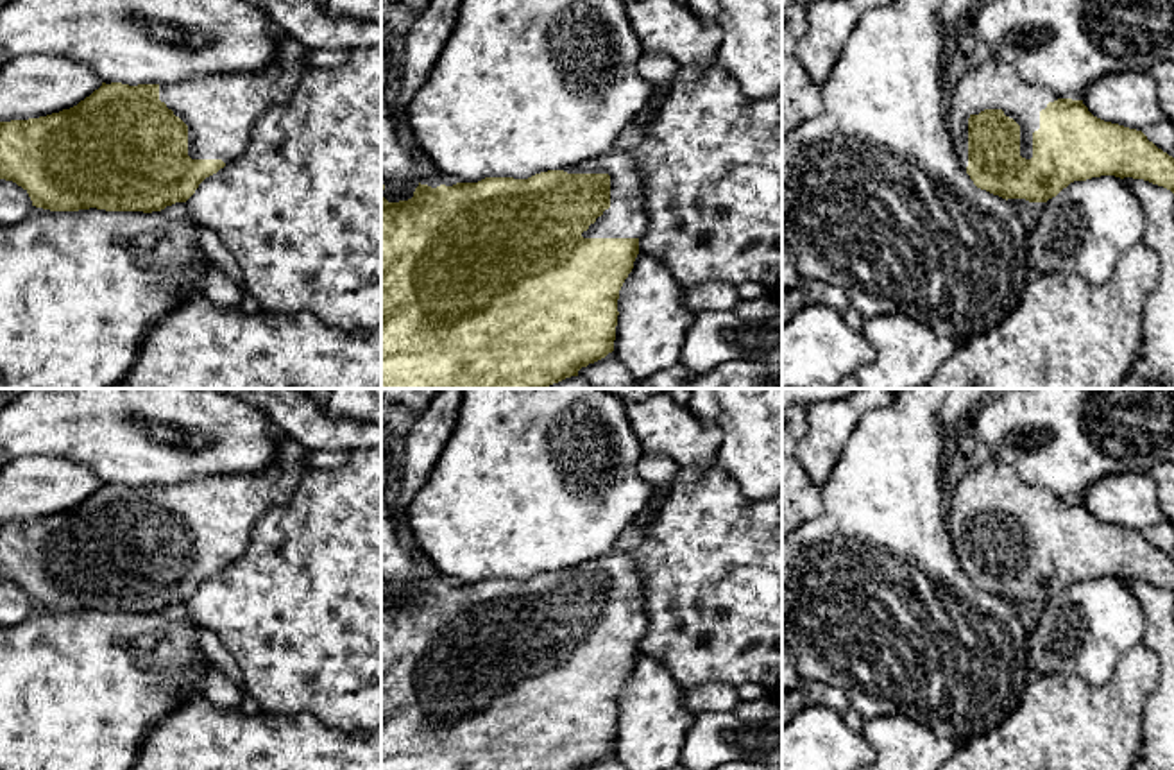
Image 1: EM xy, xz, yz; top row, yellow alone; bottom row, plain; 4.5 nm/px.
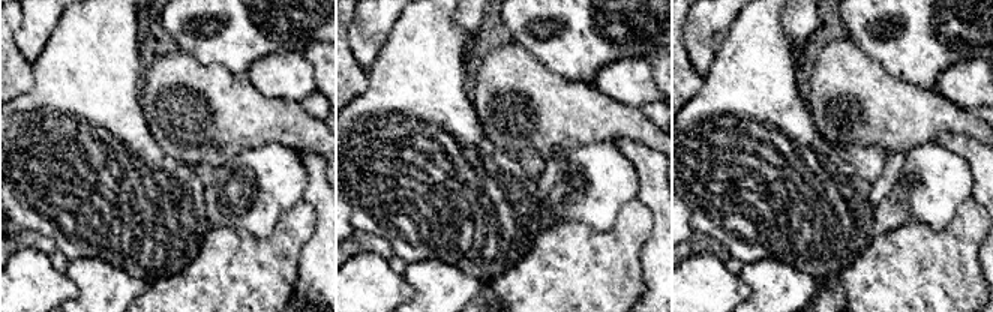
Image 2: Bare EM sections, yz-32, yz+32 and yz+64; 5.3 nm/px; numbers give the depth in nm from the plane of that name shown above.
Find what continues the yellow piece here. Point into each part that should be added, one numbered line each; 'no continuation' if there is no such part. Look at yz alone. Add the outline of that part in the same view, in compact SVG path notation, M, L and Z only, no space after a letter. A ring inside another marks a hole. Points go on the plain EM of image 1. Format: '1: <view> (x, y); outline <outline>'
1: yz (992, 486); outline M997 460L970 469L954 485L947 523L961 566L968 568L968 519L984 510L1002 510L1020 526L1020 557L1033 559L1033 534L1040 530L1040 512L1059 498L1034 487Z

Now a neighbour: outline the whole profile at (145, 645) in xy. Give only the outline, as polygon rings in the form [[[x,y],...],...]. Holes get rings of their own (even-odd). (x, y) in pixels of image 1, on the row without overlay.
[[[159,632],[143,634],[140,639],[136,639],[134,645],[138,648],[138,659],[143,666],[149,663],[149,655],[154,652],[159,639]]]

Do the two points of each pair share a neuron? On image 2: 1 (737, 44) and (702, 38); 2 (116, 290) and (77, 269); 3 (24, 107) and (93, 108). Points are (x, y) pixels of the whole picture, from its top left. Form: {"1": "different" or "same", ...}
{"1": "different", "2": "same", "3": "same"}

